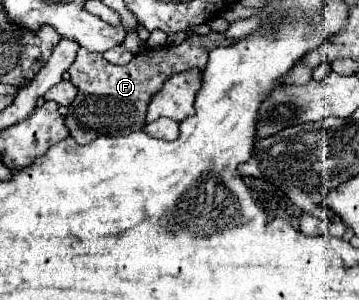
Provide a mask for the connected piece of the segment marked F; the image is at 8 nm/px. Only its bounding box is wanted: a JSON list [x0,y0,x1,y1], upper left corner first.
[64,32,230,144]

